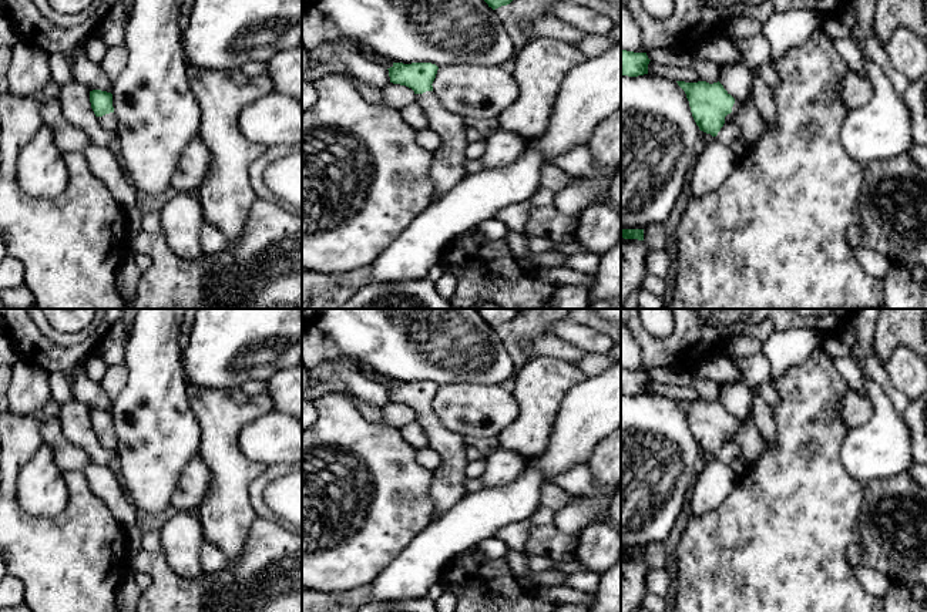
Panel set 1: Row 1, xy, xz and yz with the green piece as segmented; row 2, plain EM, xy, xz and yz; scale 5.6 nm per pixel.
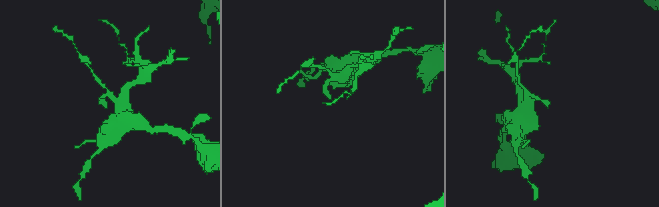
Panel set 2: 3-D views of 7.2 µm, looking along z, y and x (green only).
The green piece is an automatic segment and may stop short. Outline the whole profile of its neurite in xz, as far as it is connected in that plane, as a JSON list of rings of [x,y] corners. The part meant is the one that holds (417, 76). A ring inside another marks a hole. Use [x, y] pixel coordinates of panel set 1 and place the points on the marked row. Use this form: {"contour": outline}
{"contour": [[[393,63],[389,70],[390,83],[412,88],[416,104],[424,112],[429,128],[440,139],[440,147],[433,152],[430,182],[433,201],[444,196],[461,178],[467,175],[464,168],[466,147],[468,144],[468,125],[466,118],[447,111],[433,91],[433,81],[439,67],[431,63]]]}

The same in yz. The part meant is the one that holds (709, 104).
{"contour": [[[676,81],[685,91],[692,117],[701,131],[716,137],[725,122],[735,122],[742,102],[735,100],[718,81]]]}

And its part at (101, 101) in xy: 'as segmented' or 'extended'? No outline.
extended

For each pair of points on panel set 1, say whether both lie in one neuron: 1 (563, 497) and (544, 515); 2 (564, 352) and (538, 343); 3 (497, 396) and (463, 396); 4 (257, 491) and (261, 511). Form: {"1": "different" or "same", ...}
{"1": "same", "2": "same", "3": "same", "4": "same"}

